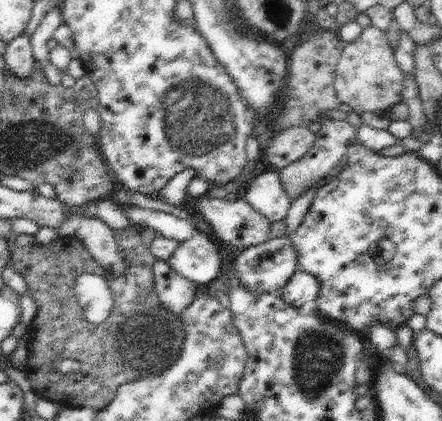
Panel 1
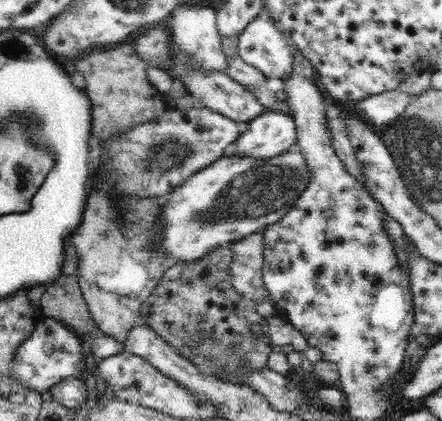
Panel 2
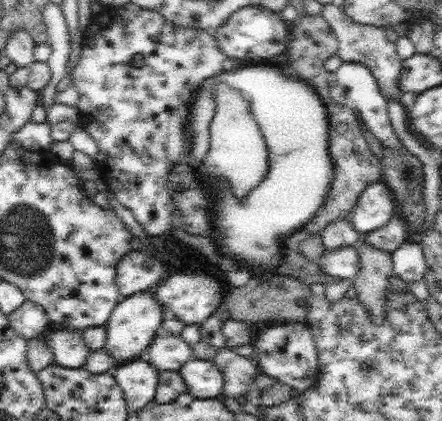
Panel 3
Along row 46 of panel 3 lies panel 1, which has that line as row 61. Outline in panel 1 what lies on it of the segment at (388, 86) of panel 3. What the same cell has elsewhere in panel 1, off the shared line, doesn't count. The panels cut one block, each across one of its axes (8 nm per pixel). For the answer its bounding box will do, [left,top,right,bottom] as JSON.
[333,26,403,116]

